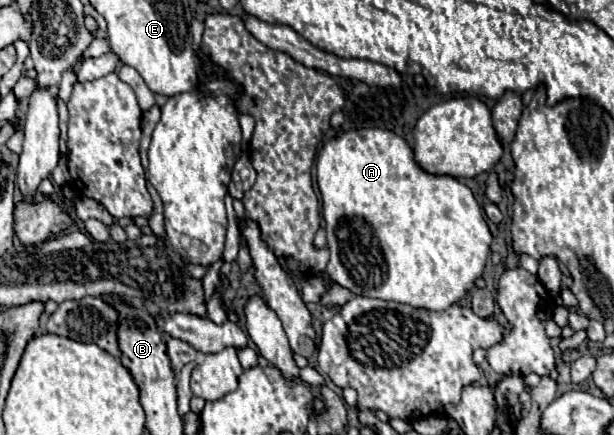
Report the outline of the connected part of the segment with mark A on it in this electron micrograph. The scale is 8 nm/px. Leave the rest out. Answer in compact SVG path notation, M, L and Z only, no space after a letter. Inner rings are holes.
M359 128L359 130L339 132L335 138L331 138L329 142L323 144L323 148L317 154L315 167L317 184L319 184L319 192L321 192L321 200L323 200L323 220L327 224L325 226L327 248L331 252L331 258L327 264L327 274L331 276L331 280L335 284L339 284L359 296L393 300L393 302L401 302L401 304L409 304L409 306L425 308L425 310L445 310L453 302L463 298L463 294L467 290L473 288L473 282L481 276L481 272L485 268L485 262L491 252L489 246L491 246L493 238L491 238L491 232L489 232L485 218L483 218L483 212L481 212L479 204L475 202L471 190L463 182L455 180L453 176L439 176L439 174L425 172L413 158L415 158L413 150L405 142L405 138L397 136L391 130L381 130L381 128Z

